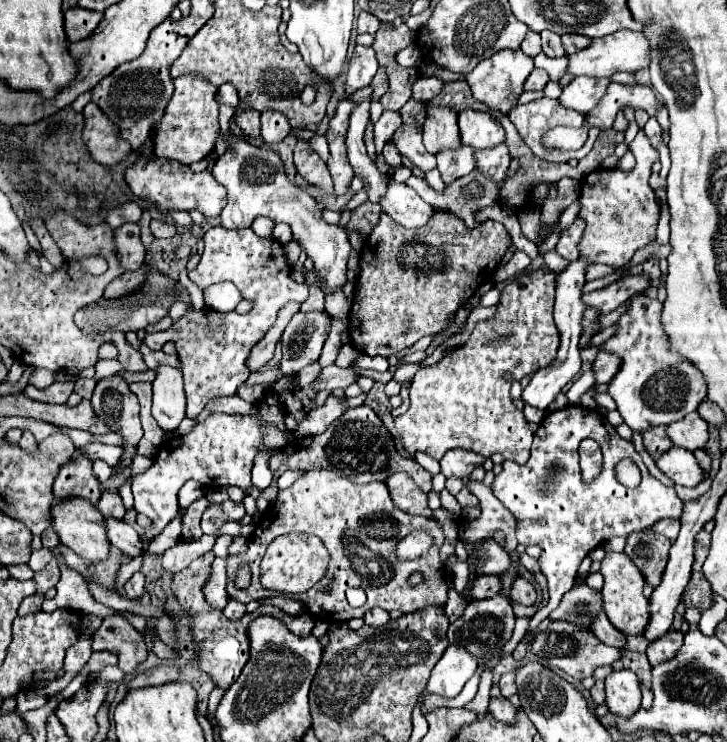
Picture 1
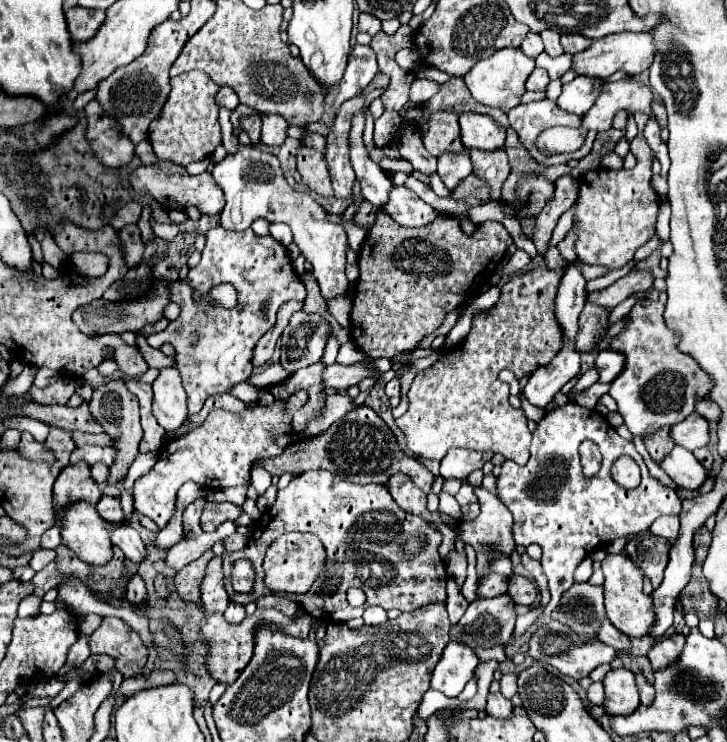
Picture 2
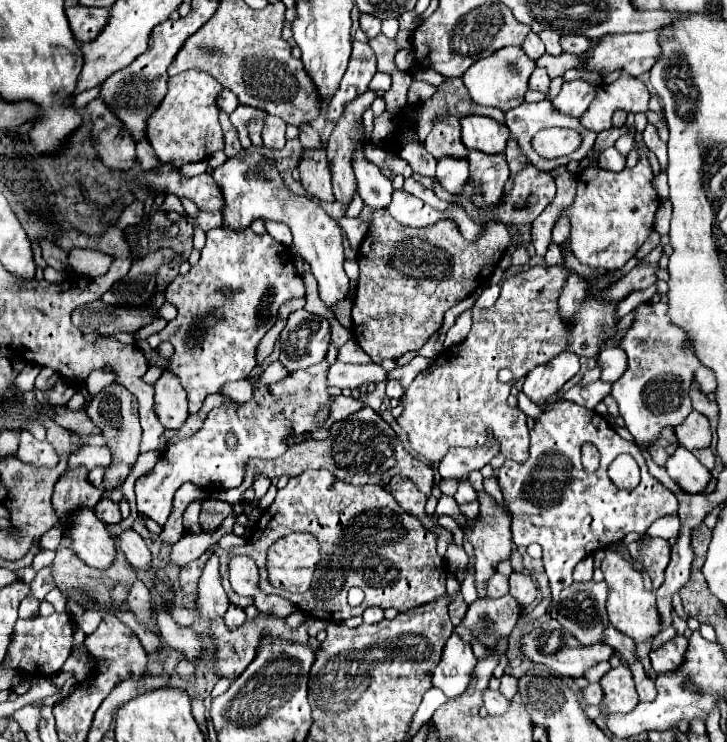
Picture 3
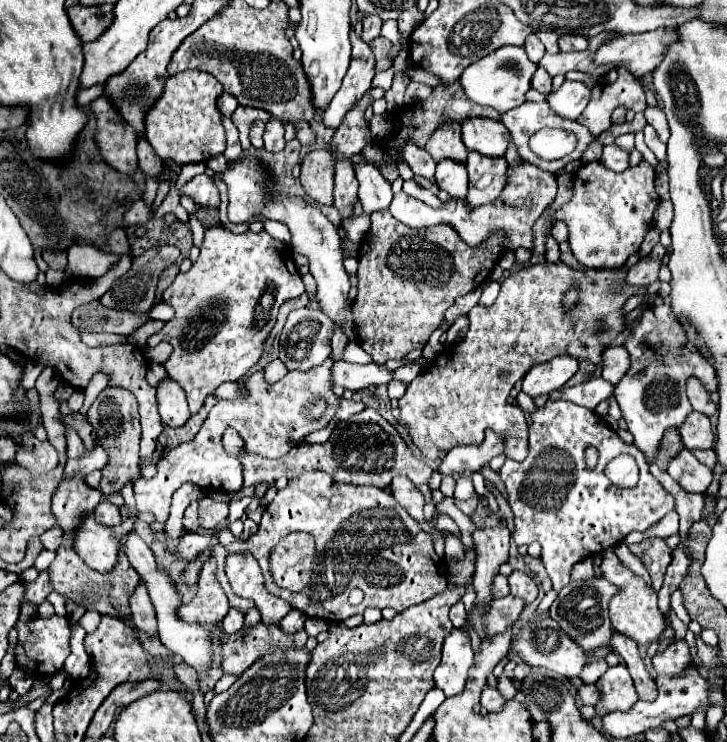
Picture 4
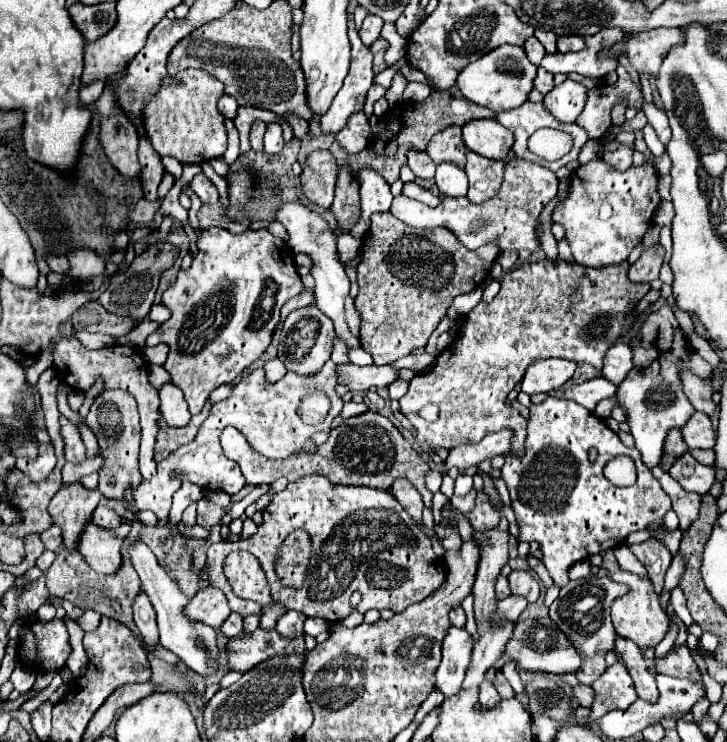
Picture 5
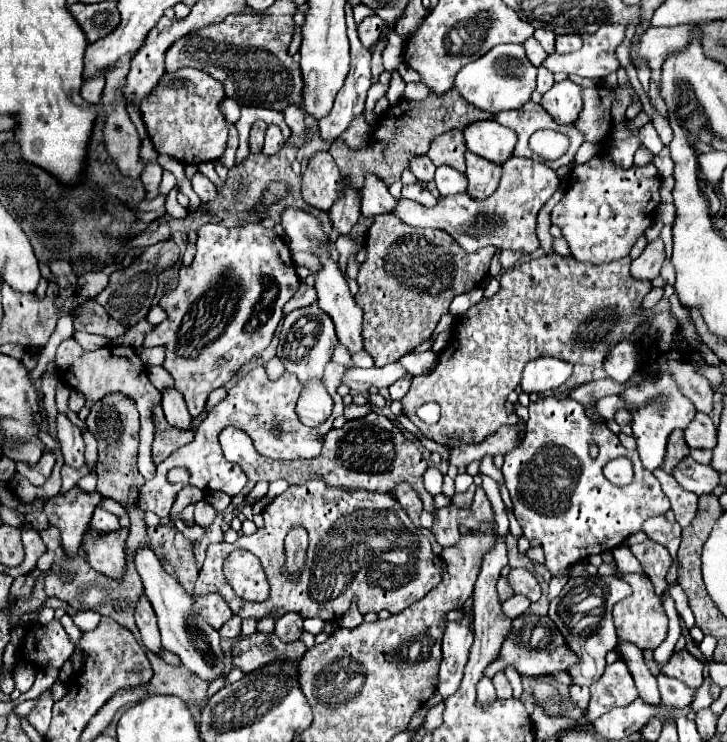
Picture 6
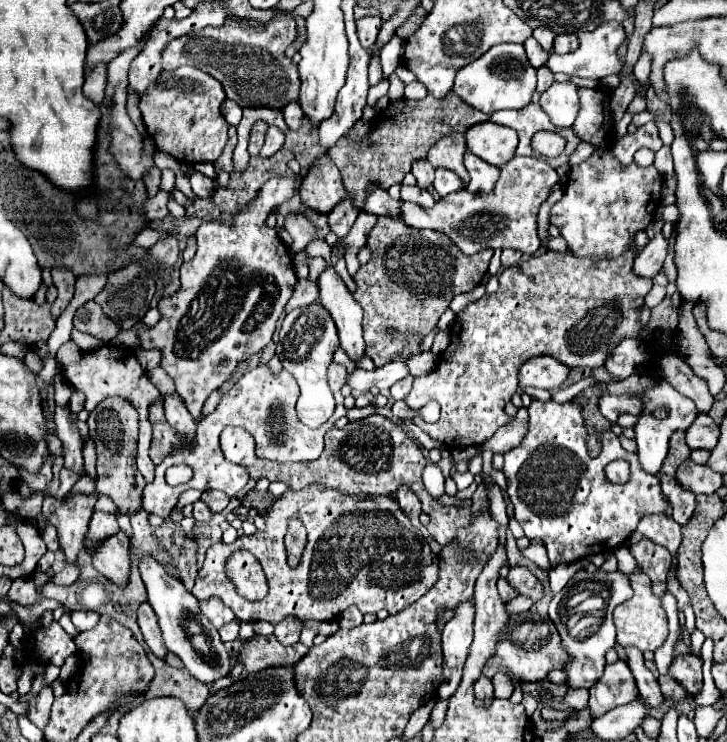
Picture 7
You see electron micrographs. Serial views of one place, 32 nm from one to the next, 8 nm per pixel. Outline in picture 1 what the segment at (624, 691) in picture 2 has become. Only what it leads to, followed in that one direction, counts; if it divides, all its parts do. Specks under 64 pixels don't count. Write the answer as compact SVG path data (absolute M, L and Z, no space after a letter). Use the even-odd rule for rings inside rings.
M620 670L606 678L606 704L612 714L630 718L640 710L640 700L642 690L634 672Z

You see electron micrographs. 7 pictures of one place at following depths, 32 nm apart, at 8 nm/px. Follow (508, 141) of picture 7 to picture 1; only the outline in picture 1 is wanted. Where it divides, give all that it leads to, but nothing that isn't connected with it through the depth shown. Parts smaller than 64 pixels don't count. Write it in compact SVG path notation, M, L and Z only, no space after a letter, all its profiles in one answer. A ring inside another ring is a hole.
M464 110L458 114L458 126L462 142L474 148L490 148L504 142L504 130L500 122L488 112Z

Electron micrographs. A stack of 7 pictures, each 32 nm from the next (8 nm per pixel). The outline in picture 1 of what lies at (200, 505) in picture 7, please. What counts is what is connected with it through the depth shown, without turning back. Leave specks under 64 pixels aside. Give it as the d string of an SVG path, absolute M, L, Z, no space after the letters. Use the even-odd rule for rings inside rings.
M226 500L220 504L210 504L202 516L202 532L216 534L222 528L222 524L230 520L242 520L244 516L246 516L246 510L242 502Z

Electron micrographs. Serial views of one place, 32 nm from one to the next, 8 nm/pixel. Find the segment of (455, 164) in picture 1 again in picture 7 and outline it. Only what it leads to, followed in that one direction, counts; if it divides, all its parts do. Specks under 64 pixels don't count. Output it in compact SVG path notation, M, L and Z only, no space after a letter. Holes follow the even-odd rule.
M438 168L436 170L436 180L434 180L434 188L440 196L446 196L446 194L452 194L452 192L458 192L464 188L464 182L462 178L458 178L458 174L454 174L452 170L446 170L446 168Z

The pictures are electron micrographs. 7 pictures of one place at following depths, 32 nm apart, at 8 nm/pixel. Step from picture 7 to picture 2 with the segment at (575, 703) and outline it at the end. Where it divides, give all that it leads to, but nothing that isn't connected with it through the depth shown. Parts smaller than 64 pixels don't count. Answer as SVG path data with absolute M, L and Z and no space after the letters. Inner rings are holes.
M594 682L590 688L588 688L588 700L592 704L602 704L604 702L604 690L602 690L602 682Z

